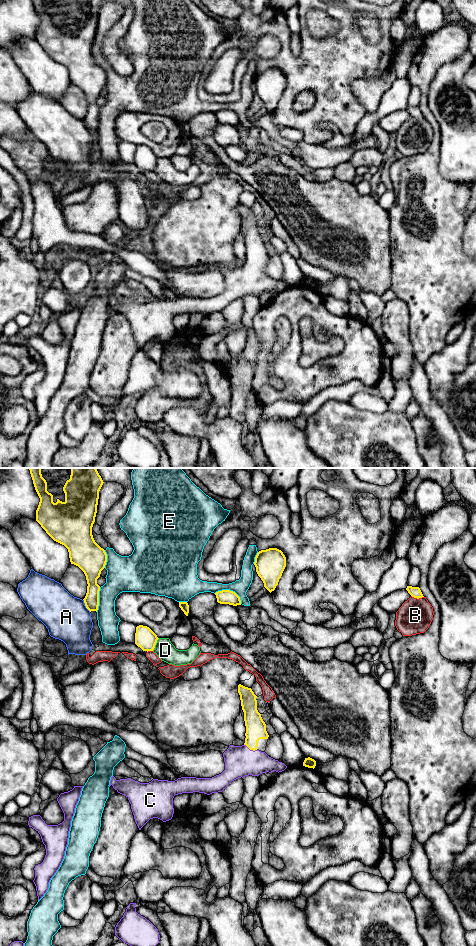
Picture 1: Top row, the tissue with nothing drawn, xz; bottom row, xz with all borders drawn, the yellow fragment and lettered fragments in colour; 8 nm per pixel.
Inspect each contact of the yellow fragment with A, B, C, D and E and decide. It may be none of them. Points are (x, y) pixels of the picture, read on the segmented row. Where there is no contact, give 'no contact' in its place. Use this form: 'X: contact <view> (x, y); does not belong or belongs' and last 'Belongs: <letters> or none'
A: contact xz (85, 605); does not belong
B: contact xz (417, 598); does not belong
C: contact xz (250, 749); belongs
D: contact xz (155, 644); does not belong
E: contact xz (229, 590); does not belong
Belongs: C

